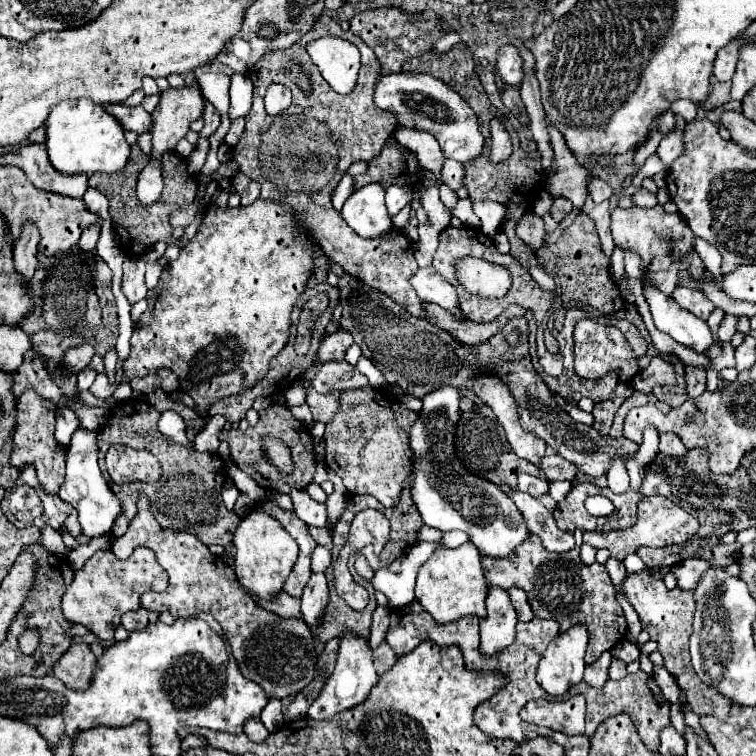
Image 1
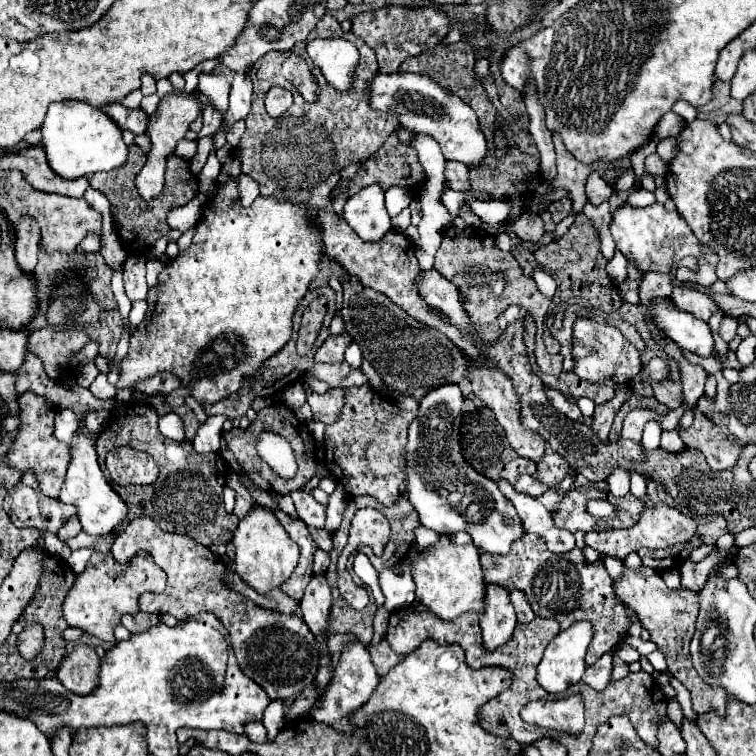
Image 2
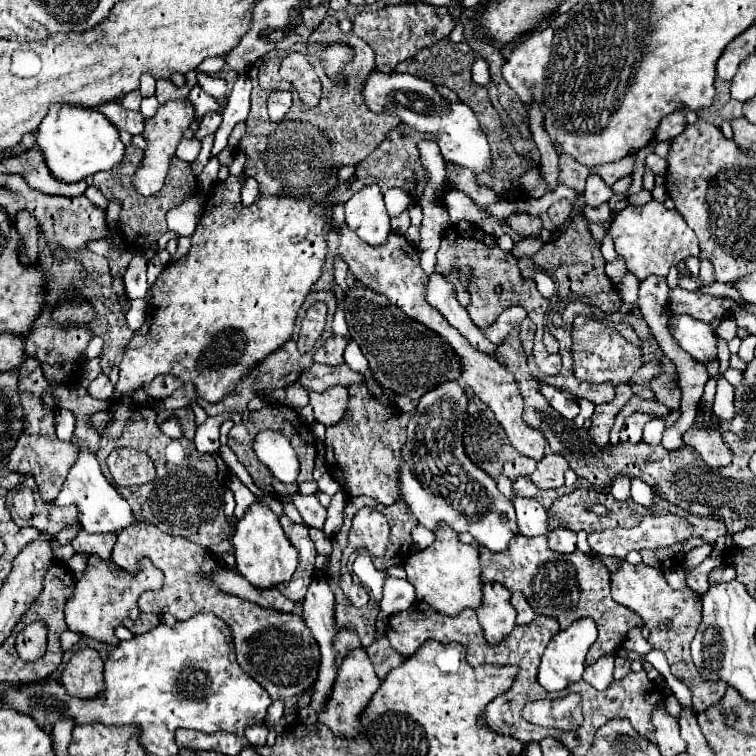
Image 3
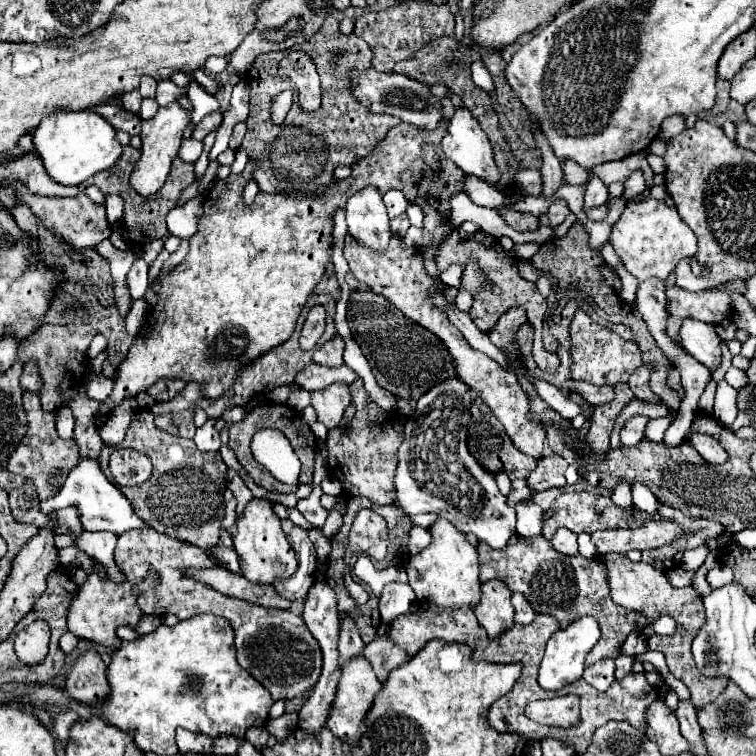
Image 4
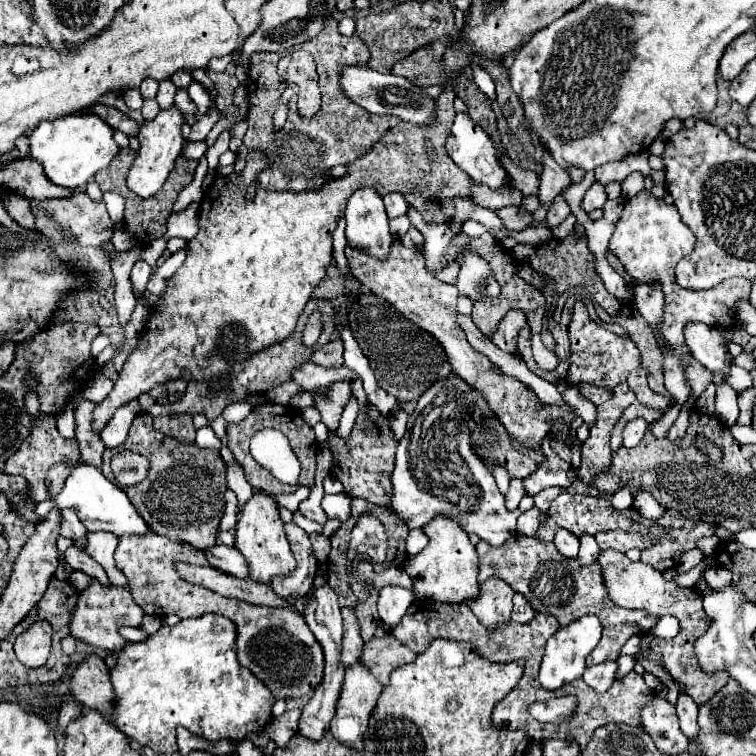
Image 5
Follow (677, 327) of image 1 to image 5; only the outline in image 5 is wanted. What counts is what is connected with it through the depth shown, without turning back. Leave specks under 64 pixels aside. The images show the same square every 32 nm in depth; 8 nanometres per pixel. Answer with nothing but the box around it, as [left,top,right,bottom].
[684,324,732,380]

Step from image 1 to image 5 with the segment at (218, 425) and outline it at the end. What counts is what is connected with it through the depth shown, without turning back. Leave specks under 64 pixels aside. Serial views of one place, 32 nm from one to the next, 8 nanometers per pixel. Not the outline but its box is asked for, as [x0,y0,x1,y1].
[196,424,220,450]

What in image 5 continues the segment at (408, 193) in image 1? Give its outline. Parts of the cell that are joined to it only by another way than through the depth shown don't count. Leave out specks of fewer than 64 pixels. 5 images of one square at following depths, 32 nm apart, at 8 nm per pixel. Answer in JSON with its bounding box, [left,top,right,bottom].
[384,192,408,218]

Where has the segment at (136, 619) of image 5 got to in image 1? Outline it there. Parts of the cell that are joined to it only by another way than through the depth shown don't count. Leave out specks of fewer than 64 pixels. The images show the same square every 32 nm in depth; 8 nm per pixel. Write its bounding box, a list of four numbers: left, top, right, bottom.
[62,548,166,640]

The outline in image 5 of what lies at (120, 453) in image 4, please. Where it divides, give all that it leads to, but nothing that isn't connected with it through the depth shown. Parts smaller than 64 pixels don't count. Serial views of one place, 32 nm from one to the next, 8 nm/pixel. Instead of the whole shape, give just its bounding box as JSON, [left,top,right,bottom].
[112,452,148,486]

